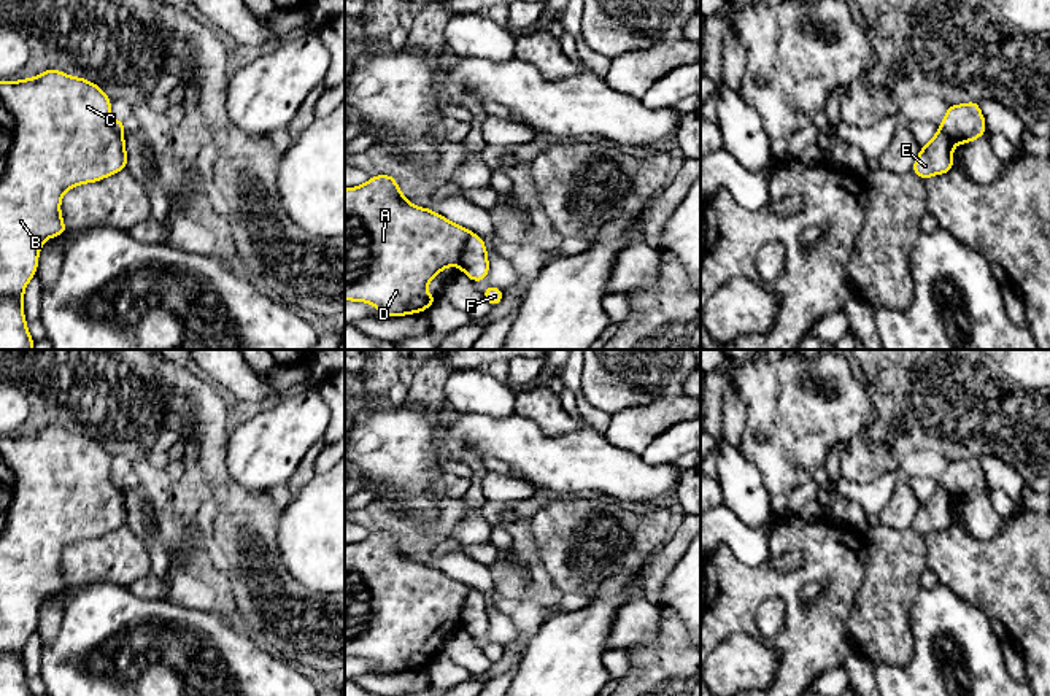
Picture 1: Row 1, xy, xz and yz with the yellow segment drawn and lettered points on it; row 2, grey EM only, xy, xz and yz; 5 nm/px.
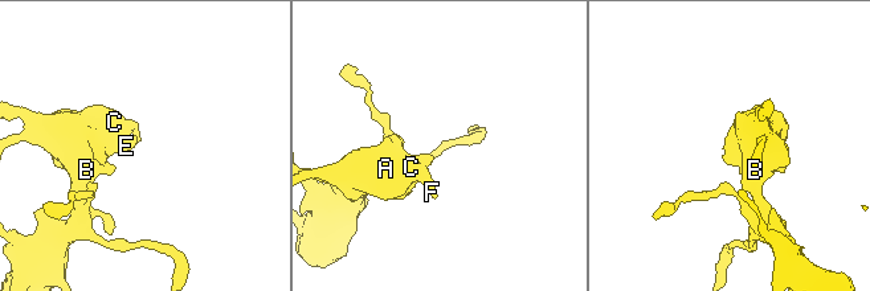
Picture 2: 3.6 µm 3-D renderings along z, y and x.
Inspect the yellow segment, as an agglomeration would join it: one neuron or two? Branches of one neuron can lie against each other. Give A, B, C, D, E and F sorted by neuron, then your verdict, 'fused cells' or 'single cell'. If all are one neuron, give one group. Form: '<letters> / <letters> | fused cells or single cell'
A B C D E / F | fused cells

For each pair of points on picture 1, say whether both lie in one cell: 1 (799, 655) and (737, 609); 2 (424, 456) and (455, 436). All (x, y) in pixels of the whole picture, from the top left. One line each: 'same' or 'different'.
1: same
2: same

